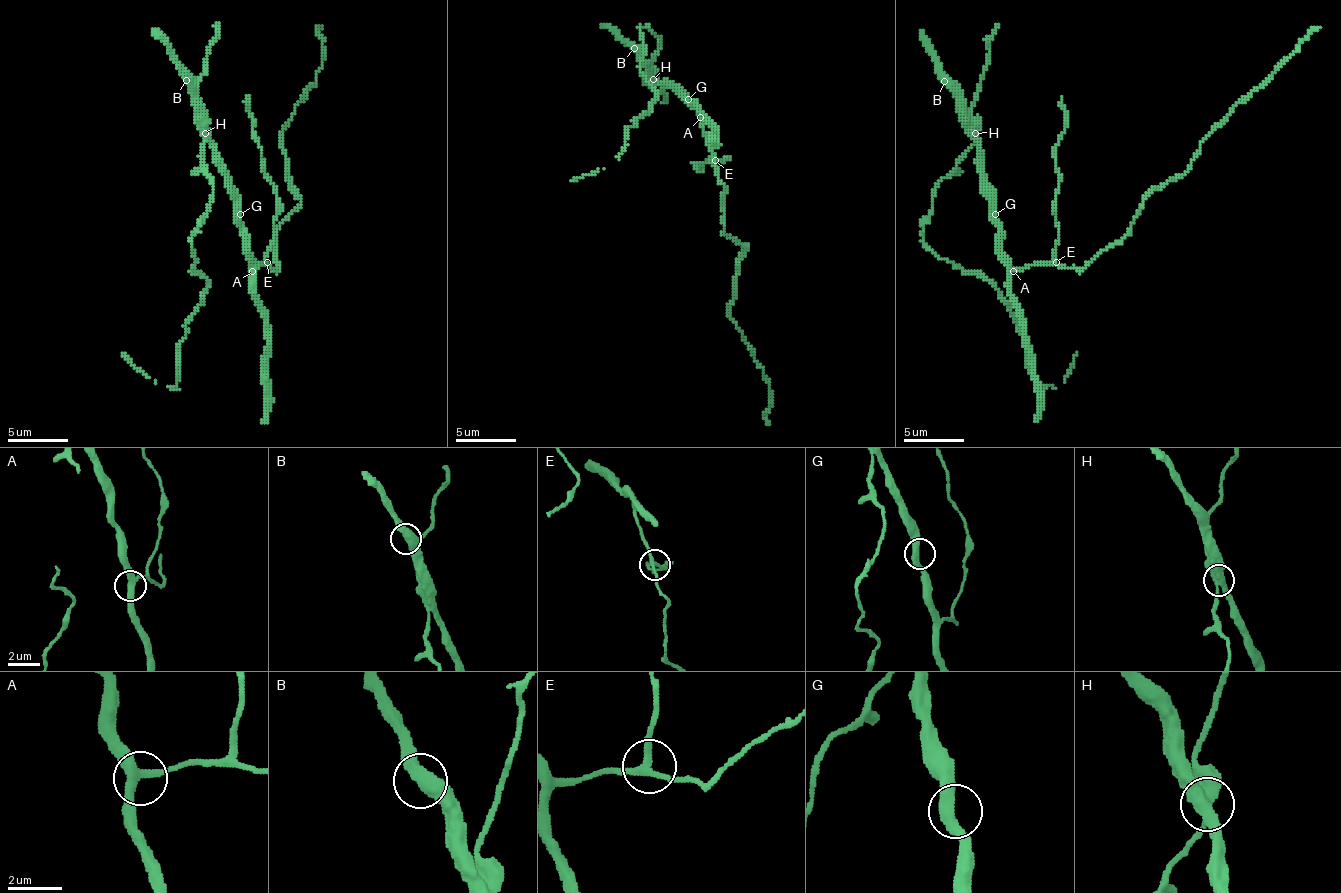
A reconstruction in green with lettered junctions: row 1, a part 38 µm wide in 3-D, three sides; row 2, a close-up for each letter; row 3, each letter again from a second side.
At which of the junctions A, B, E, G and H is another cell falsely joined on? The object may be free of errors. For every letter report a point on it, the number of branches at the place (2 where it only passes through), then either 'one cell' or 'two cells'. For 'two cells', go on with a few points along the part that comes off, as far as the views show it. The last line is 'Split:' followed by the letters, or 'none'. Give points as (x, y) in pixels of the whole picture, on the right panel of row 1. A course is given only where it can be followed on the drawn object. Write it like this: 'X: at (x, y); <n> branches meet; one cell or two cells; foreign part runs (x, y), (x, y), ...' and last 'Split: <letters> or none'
A: at (1013, 271); 3 branches meet; one cell
B: at (944, 81); 2 branches meet; one cell
E: at (1056, 262); 3 branches meet; one cell
G: at (995, 214); 2 branches meet; one cell
H: at (975, 133); 3 branches meet; one cell
Split: none

